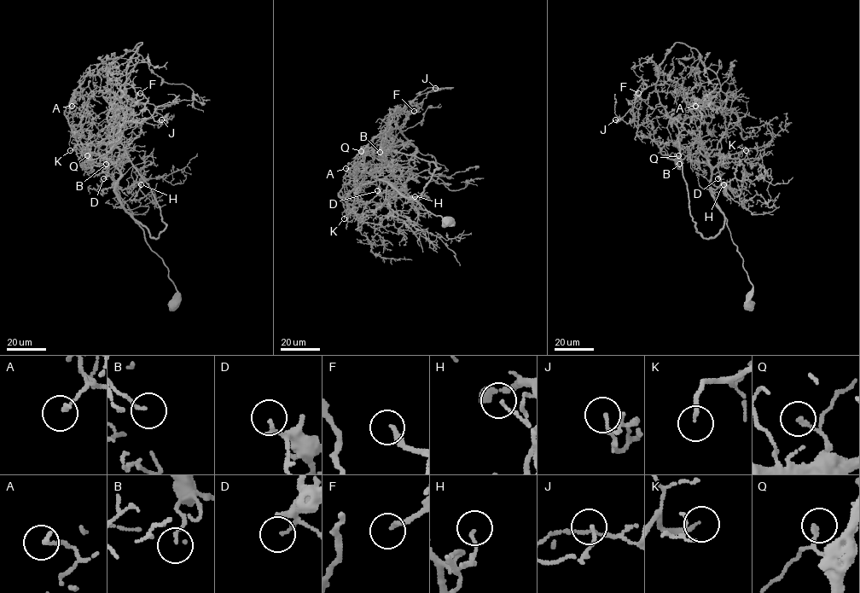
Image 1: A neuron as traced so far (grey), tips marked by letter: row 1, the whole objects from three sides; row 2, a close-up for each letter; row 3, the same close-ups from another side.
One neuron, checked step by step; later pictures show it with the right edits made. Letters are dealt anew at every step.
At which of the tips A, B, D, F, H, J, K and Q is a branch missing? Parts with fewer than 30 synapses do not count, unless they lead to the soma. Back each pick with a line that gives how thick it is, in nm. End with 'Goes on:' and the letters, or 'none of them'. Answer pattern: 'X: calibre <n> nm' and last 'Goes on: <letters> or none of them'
D: calibre 150 nm
F: calibre 200 nm
K: calibre 150 nm
Goes on: D, F, K

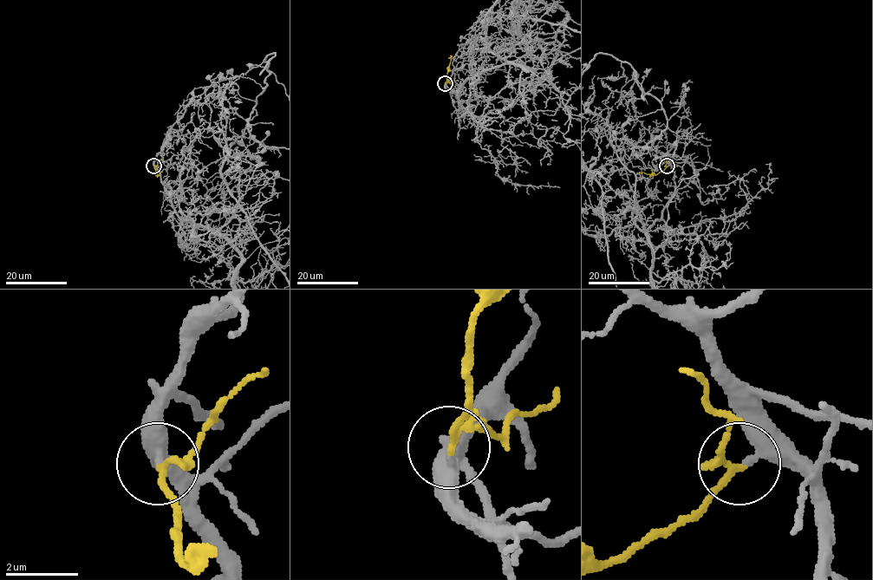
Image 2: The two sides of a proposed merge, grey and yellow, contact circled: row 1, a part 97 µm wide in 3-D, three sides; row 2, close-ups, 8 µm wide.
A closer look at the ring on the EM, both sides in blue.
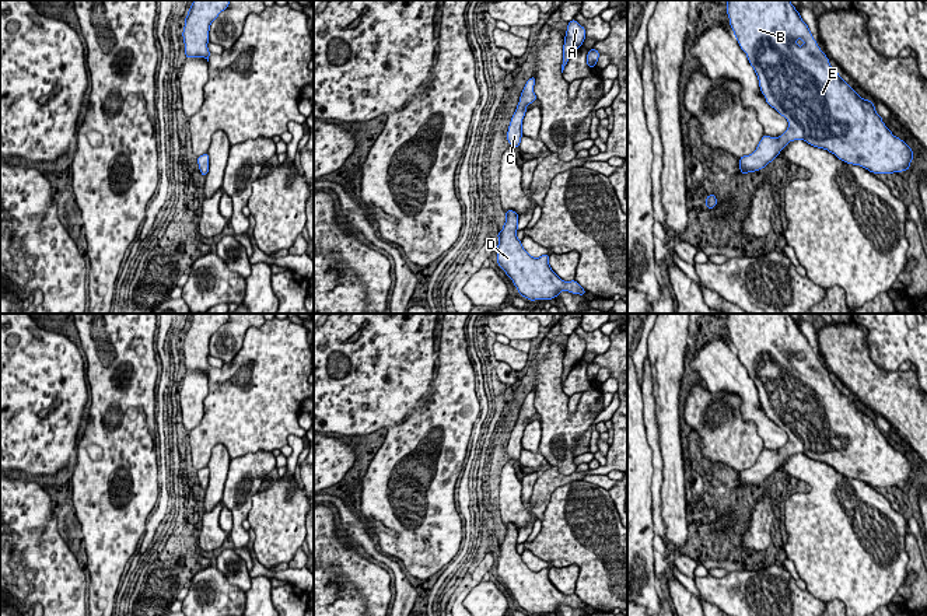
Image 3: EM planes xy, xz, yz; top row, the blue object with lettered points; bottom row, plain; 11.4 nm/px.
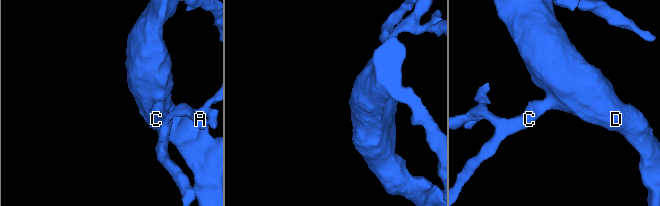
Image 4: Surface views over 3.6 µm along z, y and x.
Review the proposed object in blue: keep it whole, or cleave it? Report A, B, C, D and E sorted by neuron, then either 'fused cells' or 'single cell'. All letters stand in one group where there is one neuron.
A B C D E; single cell

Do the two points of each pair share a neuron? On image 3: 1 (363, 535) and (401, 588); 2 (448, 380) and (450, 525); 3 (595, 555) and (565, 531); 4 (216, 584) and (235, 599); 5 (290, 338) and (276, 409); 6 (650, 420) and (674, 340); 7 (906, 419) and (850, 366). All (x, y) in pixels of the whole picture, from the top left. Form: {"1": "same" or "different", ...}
{"1": "same", "2": "same", "3": "same", "4": "same", "5": "same", "6": "different", "7": "same"}

